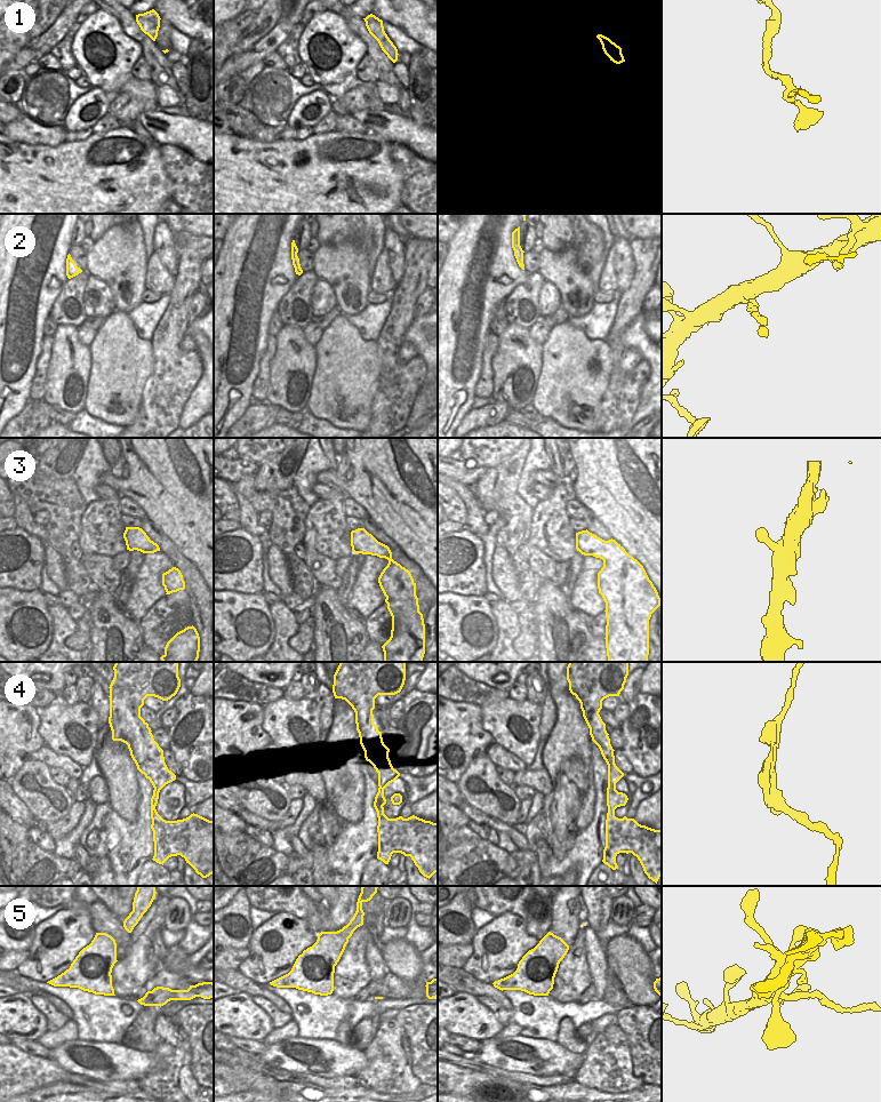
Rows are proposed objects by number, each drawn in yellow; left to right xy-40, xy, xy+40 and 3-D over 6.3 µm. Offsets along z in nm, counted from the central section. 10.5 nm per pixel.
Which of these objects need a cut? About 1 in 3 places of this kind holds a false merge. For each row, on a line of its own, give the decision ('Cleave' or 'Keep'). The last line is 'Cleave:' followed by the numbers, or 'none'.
1: Keep
2: Keep
3: Keep
4: Keep
5: Keep
Cleave: none

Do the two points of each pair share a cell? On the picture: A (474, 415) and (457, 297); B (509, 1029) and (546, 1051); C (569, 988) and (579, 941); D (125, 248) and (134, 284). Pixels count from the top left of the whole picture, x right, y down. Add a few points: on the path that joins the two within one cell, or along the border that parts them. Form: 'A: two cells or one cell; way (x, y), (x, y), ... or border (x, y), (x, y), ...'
A: two cells; border (471, 407), (457, 425)
B: two cells; border (519, 1033), (512, 1037), (497, 1037)
C: one cell; way (573, 976), (577, 952)
D: one cell; way (125, 257), (127, 274)

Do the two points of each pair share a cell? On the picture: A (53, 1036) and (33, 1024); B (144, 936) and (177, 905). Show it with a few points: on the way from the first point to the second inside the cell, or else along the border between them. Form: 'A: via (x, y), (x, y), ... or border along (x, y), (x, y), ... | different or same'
A: border along (47, 1031), (35, 1040) | different
B: border along (170, 899), (162, 926) | different

